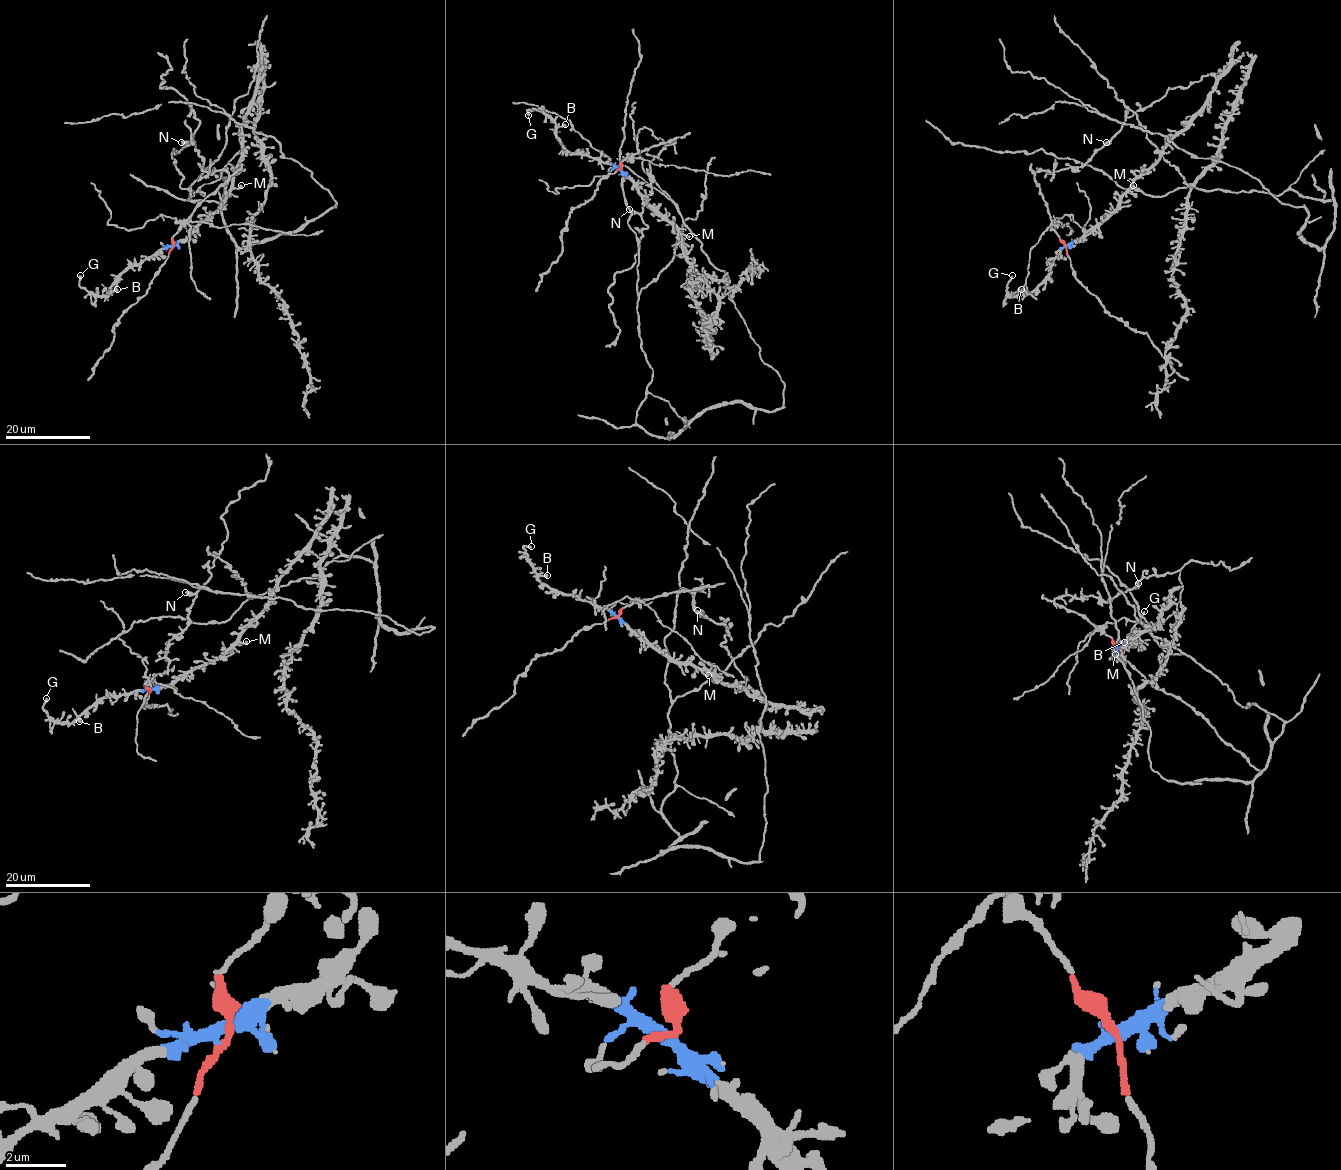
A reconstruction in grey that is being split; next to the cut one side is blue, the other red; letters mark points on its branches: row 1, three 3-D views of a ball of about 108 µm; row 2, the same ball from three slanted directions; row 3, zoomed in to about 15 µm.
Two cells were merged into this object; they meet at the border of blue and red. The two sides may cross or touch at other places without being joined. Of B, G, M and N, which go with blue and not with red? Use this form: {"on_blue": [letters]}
{"on_blue": ["B", "G", "M"]}

